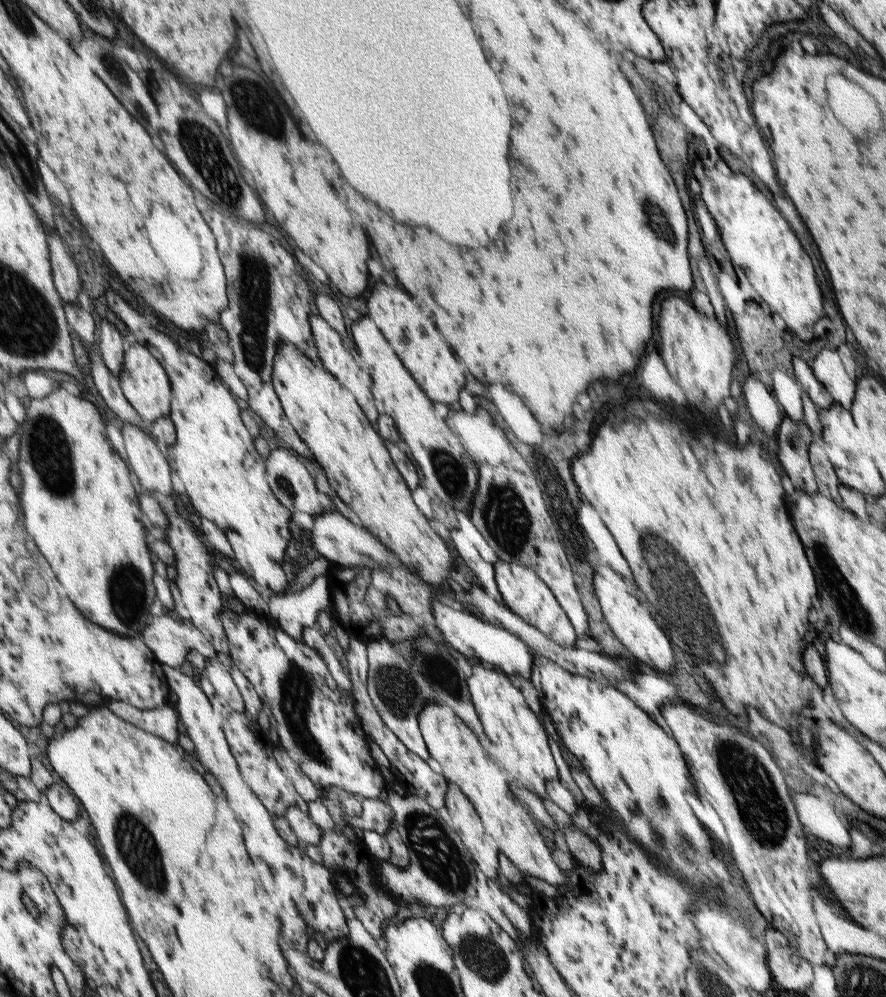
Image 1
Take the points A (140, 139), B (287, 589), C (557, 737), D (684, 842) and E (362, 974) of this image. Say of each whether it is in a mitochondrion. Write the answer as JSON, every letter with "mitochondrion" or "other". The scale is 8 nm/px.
{"A":"other","B":"other","C":"other","D":"mitochondrion","E":"mitochondrion"}

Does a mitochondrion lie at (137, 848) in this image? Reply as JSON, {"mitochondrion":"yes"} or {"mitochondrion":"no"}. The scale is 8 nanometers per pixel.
{"mitochondrion":"yes"}

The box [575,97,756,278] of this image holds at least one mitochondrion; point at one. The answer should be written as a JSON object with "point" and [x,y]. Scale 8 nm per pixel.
{"point":[657,222]}

